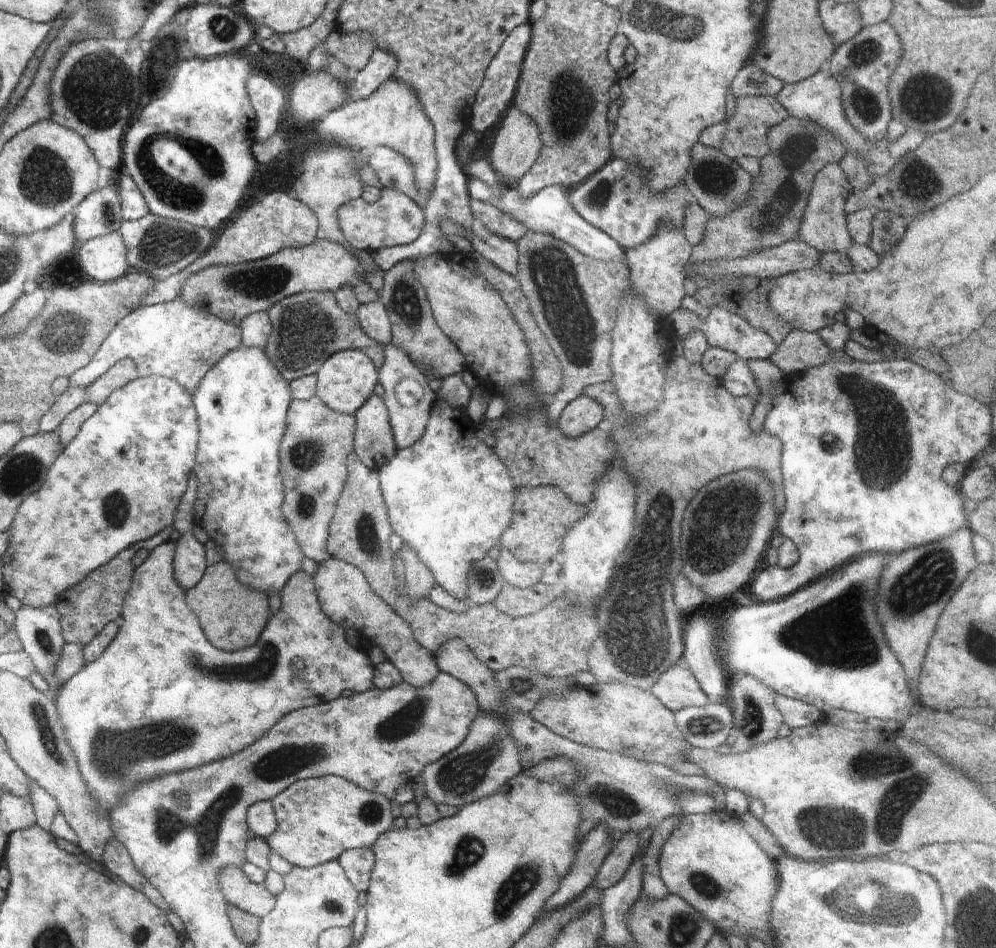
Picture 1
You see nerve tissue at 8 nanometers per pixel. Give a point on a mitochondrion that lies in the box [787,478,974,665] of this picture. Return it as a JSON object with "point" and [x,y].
{"point":[930,577]}

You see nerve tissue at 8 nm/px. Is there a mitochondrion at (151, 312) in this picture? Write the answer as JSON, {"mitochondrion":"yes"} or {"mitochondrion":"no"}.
{"mitochondrion":"no"}

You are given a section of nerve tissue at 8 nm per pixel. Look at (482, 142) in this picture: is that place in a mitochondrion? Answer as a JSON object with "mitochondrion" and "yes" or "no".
{"mitochondrion":"no"}

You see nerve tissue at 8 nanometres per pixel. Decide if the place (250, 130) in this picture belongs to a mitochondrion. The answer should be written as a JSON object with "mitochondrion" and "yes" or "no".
{"mitochondrion":"no"}

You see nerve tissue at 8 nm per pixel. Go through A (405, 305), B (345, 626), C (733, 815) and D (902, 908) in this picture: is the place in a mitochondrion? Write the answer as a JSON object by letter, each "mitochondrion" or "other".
{"A":"mitochondrion","B":"other","C":"other","D":"mitochondrion"}

